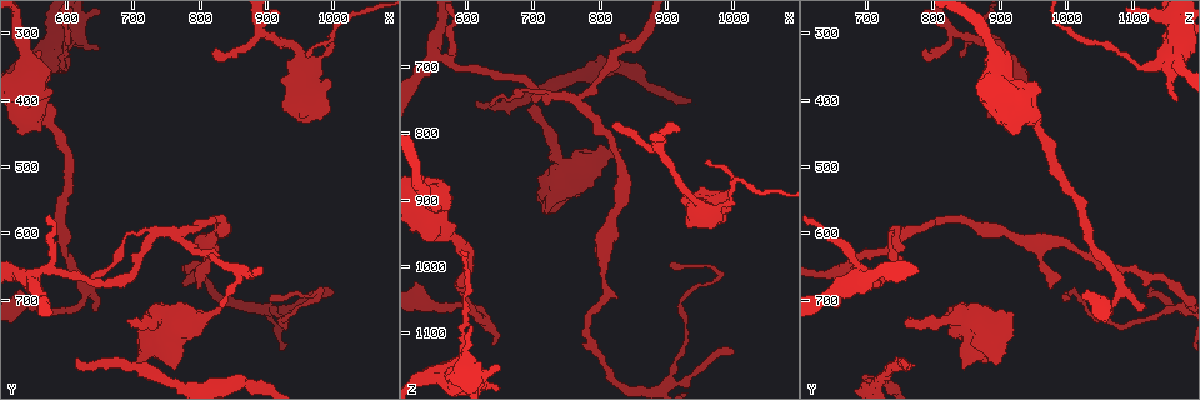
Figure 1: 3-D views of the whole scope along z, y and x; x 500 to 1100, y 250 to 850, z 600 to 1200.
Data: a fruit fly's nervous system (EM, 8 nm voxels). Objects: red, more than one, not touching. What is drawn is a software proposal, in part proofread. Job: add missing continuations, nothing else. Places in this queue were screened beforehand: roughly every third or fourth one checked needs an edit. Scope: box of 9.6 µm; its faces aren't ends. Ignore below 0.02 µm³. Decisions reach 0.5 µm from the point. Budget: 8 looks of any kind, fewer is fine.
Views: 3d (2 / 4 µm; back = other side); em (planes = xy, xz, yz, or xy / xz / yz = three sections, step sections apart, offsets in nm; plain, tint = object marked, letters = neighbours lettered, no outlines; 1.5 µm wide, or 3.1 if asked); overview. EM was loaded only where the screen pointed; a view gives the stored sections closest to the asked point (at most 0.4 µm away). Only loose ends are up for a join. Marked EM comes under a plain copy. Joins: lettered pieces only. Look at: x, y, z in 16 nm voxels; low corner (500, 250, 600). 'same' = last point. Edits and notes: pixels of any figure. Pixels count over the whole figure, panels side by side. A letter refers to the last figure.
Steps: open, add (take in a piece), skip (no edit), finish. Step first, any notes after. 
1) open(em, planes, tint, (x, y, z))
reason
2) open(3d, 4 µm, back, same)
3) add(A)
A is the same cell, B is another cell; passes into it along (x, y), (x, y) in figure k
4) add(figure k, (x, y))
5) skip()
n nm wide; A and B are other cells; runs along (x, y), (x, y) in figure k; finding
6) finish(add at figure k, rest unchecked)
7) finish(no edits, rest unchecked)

open(em, planes, letters, (640, 715, 1120))
branch stops here

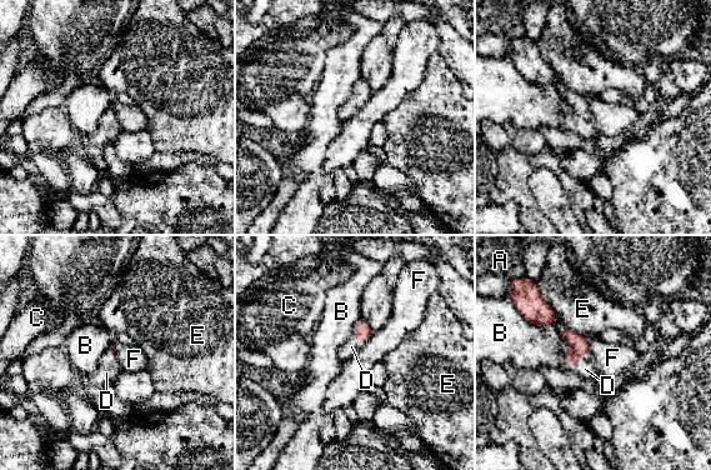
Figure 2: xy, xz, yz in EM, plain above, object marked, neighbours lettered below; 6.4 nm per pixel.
add(D)
D is the same cell, A, B, C, E and F are other cells; it goes on there

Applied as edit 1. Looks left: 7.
open(overview)

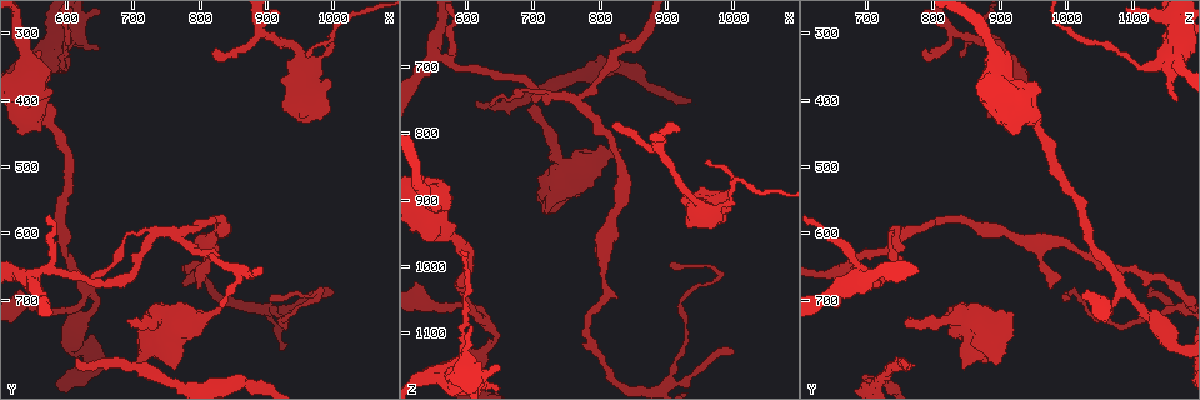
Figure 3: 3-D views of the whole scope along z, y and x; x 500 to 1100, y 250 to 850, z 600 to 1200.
open(em, xz, step 8, letters, (820, 325, 790))
branch stops here

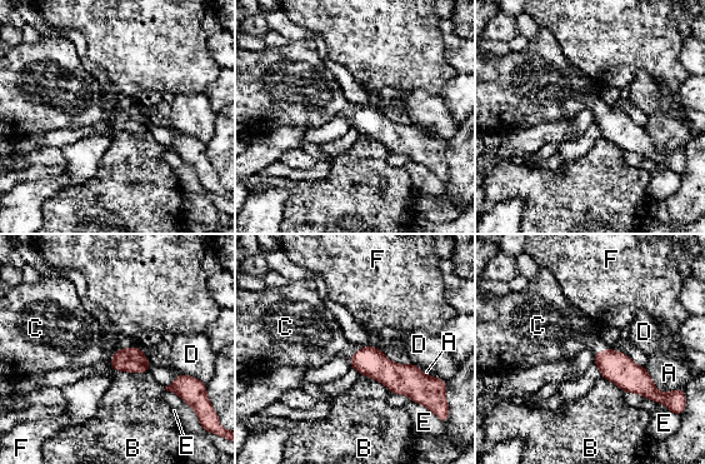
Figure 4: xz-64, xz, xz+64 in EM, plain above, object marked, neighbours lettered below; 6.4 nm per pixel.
add(C)
160 nm wide; C is the same cell, A, B, D, E and F are other cells; passes into it along (616, 367), (603, 350), (568, 334) in figure 4; it goes on there

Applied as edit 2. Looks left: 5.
open(em, planes, tint, (620, 790, 755))
long arm stops here

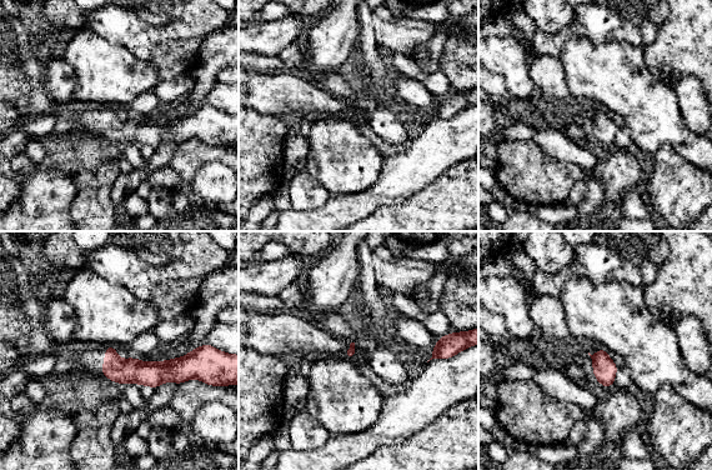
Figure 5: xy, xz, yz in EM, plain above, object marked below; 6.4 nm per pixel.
open(em, planes, letters, same)

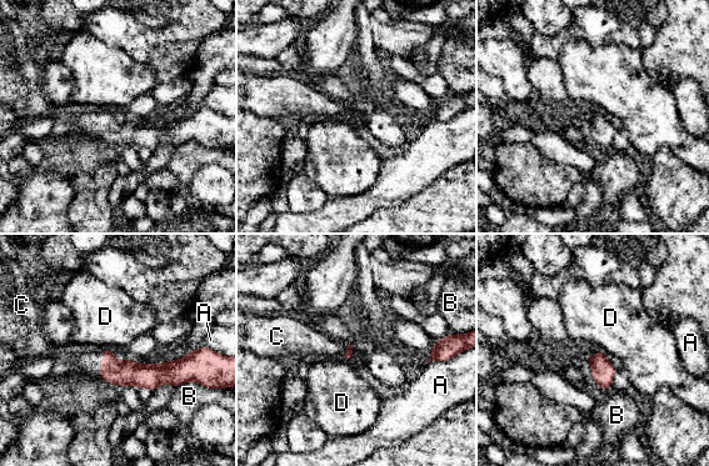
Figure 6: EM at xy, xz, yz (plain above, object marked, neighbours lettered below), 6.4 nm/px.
add(C)
C touches over 190 nm; C is the same cell, A, B and D are other cells; passes into it along (129, 372), (103, 362), (89, 362) in figure 6; it goes on there

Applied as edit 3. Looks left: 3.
finish(add at figure 2, add at figure 4, add at figure 6, rest unchecked)

